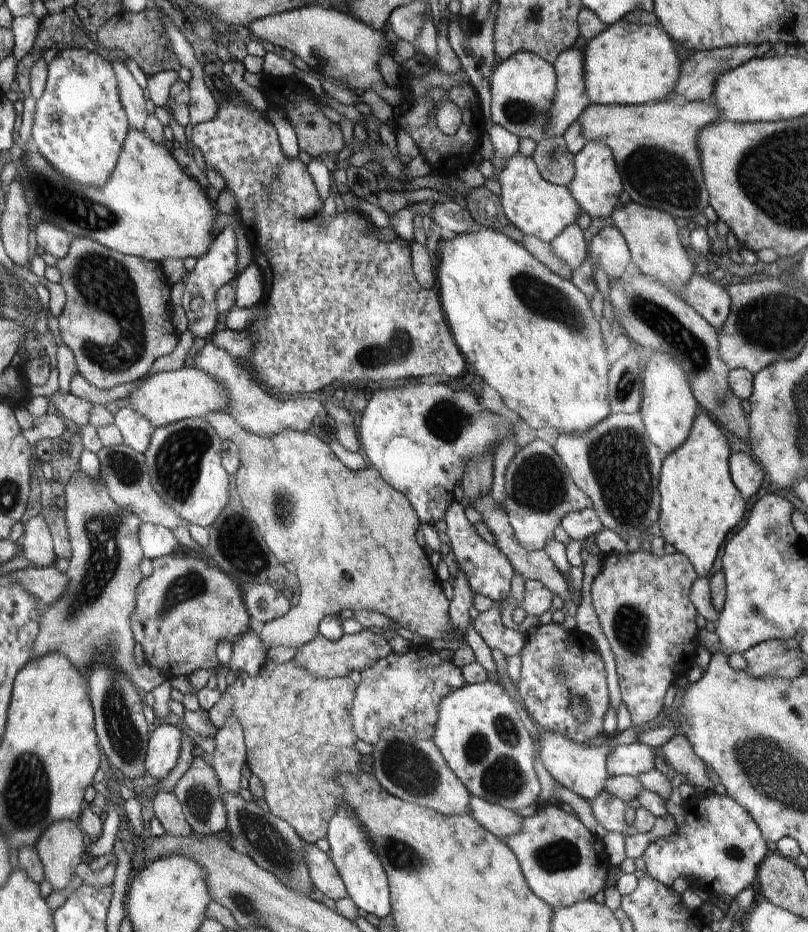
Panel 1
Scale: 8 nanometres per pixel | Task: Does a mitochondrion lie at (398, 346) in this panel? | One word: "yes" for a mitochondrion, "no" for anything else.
yes

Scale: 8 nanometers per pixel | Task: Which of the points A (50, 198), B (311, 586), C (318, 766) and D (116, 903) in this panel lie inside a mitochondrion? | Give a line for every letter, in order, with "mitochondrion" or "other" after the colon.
A: mitochondrion
B: other
C: other
D: other

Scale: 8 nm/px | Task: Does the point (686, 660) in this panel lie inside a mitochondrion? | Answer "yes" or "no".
no

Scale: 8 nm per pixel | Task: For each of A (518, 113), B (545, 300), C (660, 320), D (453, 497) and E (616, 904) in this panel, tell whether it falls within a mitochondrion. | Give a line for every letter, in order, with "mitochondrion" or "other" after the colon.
A: mitochondrion
B: mitochondrion
C: mitochondrion
D: other
E: other

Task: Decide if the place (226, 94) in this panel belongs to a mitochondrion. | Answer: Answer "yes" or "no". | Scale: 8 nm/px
no

